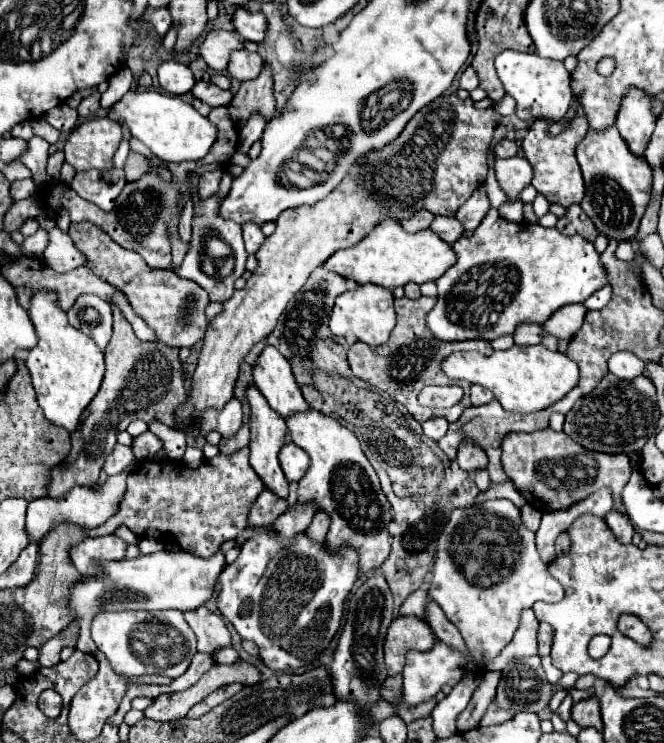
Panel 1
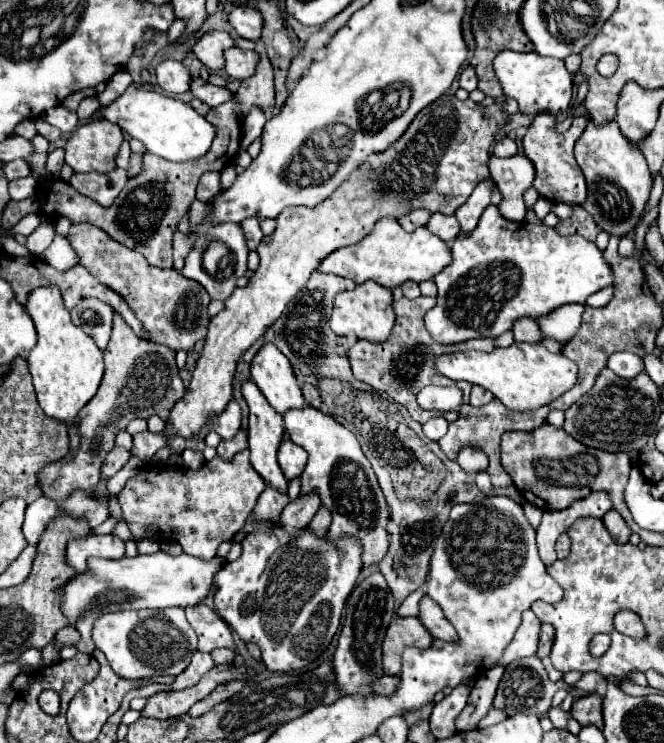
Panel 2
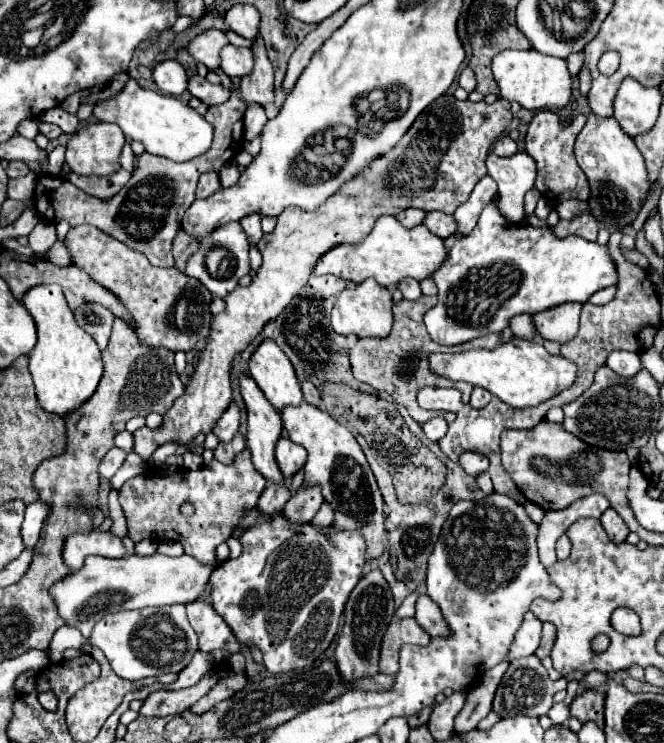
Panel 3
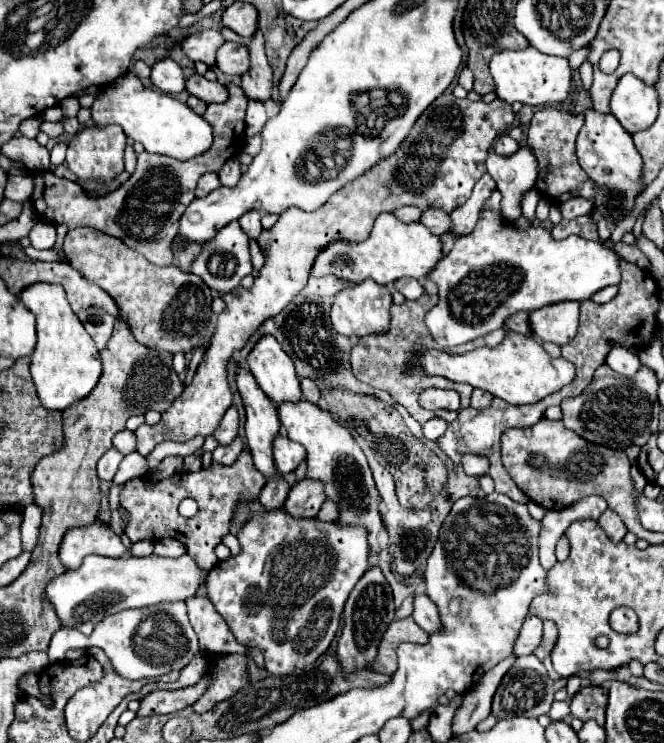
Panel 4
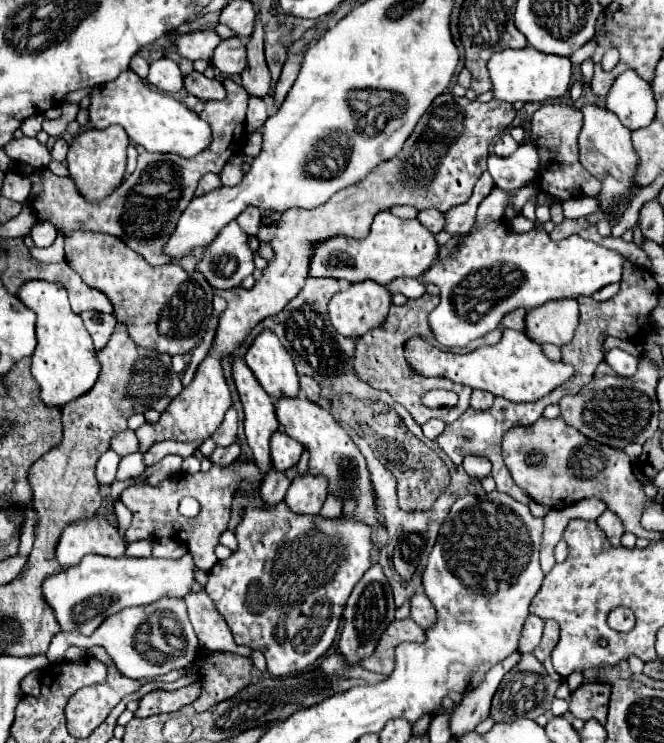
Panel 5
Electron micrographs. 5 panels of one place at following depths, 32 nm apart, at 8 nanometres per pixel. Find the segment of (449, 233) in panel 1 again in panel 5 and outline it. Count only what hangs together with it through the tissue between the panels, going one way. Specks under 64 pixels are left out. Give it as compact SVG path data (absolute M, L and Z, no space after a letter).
M436 208L420 210L420 212L418 212L418 220L420 220L432 234L442 232L442 228L444 228L444 216L442 216L442 212L436 210Z

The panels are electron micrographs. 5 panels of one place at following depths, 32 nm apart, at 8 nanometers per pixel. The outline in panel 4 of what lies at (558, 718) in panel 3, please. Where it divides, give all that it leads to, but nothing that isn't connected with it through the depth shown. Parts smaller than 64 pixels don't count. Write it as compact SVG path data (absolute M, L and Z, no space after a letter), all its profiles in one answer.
M556 700L556 702L552 704L552 708L550 708L550 718L552 718L552 720L564 720L564 718L568 718L568 716L570 716L568 702Z

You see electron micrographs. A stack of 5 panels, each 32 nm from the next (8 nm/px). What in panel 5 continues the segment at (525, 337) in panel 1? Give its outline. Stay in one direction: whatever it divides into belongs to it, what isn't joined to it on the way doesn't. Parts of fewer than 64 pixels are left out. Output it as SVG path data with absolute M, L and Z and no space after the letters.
M516 308L516 310L508 312L502 318L502 326L504 328L514 328L514 330L524 330L524 314L526 314L524 308Z

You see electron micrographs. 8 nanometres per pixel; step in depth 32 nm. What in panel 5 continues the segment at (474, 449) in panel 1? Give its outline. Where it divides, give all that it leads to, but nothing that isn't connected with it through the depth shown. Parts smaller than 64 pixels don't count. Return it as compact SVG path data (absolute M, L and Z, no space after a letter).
M466 456L462 466L472 478L478 478L478 480L490 476L490 470L492 470L492 464L484 458L478 458L478 456Z

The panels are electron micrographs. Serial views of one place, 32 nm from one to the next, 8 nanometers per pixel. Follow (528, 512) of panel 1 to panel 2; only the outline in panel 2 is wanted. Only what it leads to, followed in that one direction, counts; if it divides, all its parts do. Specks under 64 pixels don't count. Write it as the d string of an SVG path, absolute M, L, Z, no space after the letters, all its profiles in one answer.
M526 502L523 505L523 509L528 522L530 522L530 525L537 529L541 523L544 511L537 506L530 504L529 502Z

